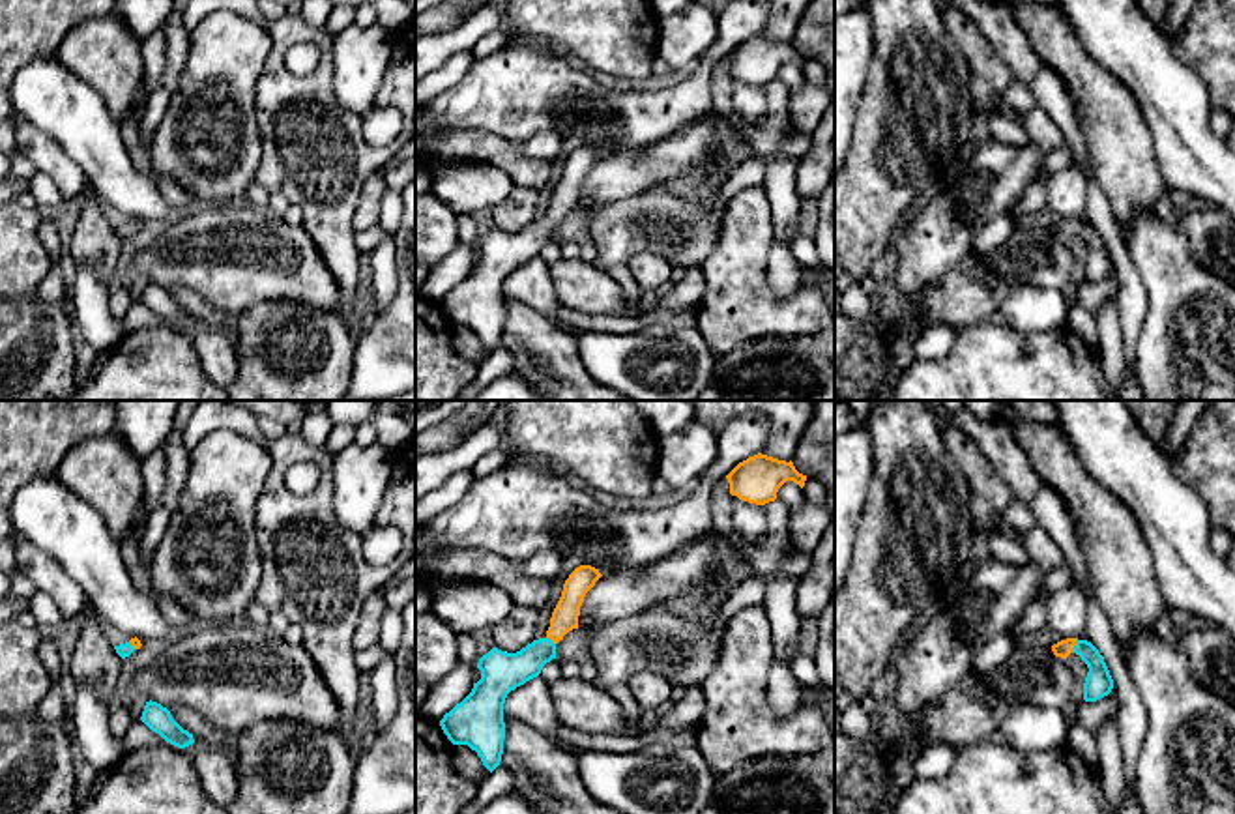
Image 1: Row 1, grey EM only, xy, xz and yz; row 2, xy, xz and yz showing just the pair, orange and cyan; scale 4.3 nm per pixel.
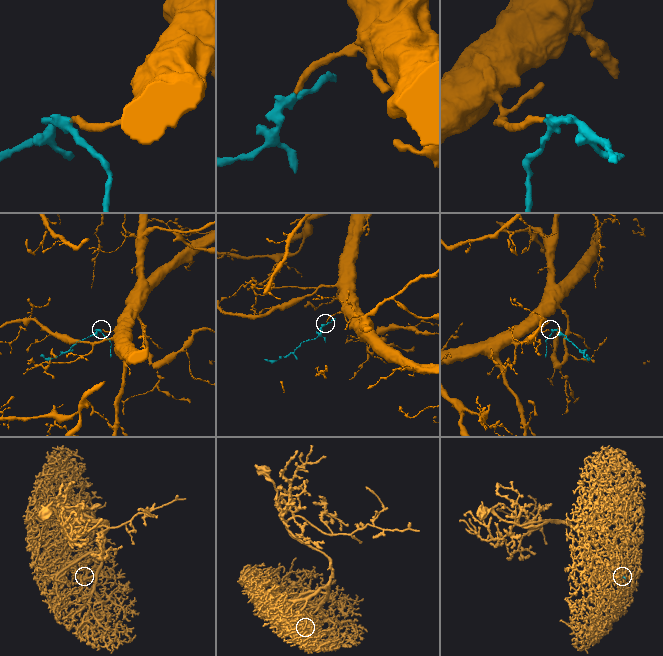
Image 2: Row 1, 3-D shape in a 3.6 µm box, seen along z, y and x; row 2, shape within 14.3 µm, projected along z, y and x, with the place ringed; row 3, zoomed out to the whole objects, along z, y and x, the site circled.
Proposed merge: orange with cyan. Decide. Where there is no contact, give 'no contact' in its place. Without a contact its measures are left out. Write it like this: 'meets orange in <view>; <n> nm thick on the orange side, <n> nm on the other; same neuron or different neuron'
meets orange in yz; 70 nm thick on the orange side, 120 nm on the other; same neuron

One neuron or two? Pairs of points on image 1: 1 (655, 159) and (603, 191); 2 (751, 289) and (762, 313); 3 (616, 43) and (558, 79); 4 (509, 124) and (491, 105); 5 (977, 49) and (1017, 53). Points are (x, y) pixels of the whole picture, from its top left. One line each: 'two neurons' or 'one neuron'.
1: one neuron
2: one neuron
3: two neurons
4: one neuron
5: two neurons

